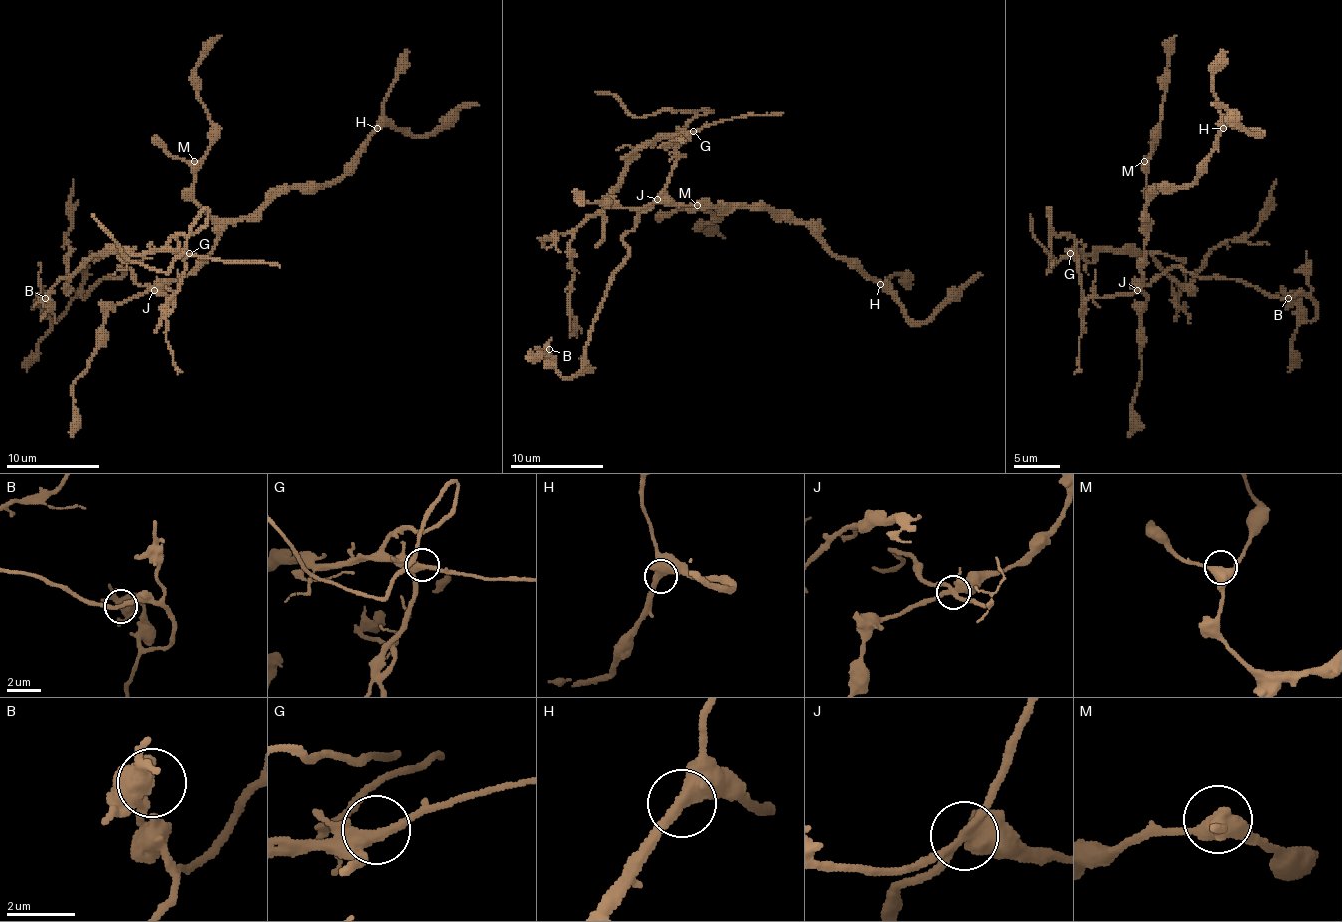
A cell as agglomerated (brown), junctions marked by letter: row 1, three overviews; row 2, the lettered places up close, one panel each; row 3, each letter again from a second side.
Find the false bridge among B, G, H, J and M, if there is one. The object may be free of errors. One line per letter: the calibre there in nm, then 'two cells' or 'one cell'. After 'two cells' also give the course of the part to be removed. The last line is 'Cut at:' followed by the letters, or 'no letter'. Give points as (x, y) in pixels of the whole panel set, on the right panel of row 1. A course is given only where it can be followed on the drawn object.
B: 440 nm | one cell
G: 340 nm | one cell
H: 380 nm | one cell
J: 440 nm | two cells | (1137, 291), (1086, 298), (1074, 253), (1144, 251), (1186, 286), (1213, 249), (1244, 240), (1257, 226), (1276, 179)
M: 440 nm | one cell
Cut at: J

